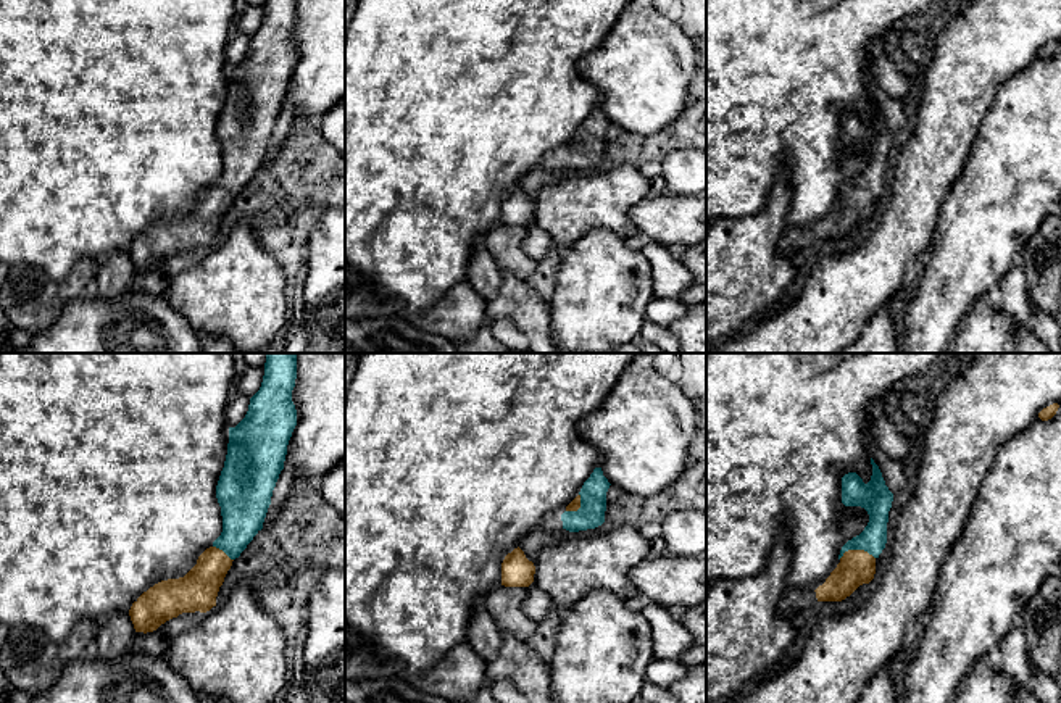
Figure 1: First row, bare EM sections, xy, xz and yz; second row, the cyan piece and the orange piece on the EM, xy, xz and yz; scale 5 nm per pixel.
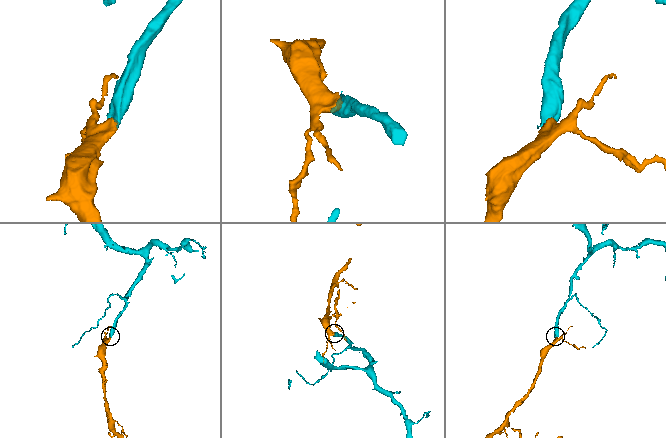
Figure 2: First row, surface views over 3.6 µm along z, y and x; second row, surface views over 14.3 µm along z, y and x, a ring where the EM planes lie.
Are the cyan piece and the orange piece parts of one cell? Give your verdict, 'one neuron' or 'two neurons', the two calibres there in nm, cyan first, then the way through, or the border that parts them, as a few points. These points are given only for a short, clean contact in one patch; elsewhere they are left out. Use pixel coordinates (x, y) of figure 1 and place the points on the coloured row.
one neuron; 140 nm thick on the cyan side, 180 nm on the other; runs through yz (877, 503), (877, 526), (857, 549), (857, 566)

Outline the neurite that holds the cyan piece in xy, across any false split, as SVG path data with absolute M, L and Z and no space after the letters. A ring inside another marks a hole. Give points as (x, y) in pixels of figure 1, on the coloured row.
M297 353L264 355L261 387L250 398L245 418L229 427L227 455L216 485L223 532L184 577L161 580L132 603L129 616L135 632L153 632L182 613L206 613L216 606L232 561L263 529L297 426L292 401Z

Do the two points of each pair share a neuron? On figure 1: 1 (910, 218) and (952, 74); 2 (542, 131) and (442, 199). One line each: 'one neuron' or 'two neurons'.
1: one neuron
2: one neuron

